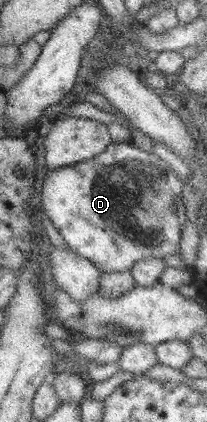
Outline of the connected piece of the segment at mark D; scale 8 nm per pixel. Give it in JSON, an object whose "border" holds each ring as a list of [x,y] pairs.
{"border":[[[111,142],[100,154],[93,156],[91,159],[80,161],[76,164],[63,166],[46,172],[43,185],[40,188],[40,202],[43,208],[44,216],[51,220],[52,225],[62,235],[63,242],[67,249],[76,252],[76,254],[86,258],[94,264],[96,269],[102,272],[122,272],[129,271],[136,261],[152,258],[163,259],[166,256],[178,251],[180,243],[180,233],[182,225],[187,220],[184,215],[184,203],[182,202],[183,181],[176,176],[172,169],[153,153],[144,151],[134,145],[134,142]]]}

